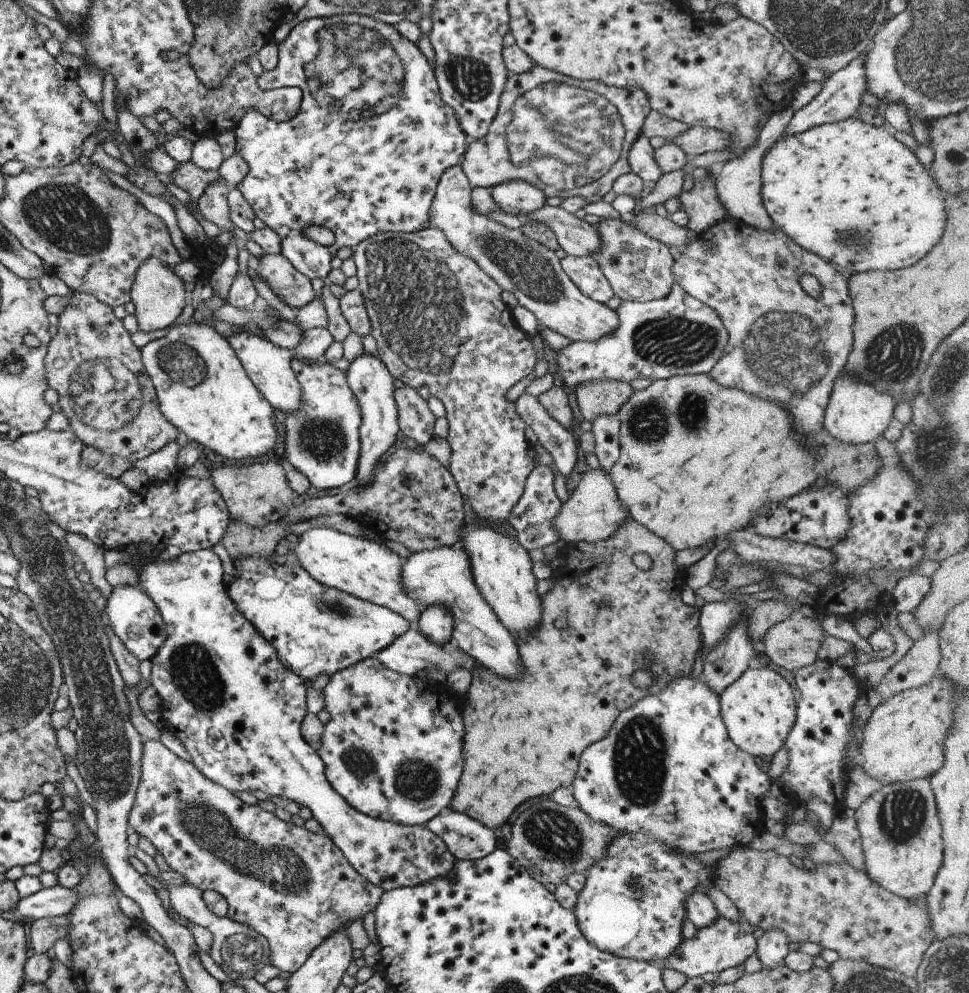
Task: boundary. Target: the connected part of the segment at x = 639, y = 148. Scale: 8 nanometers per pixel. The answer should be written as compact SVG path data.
M640 134L627 152L630 171L636 174L642 182L657 182L662 175L659 166L653 160L653 149L647 137Z

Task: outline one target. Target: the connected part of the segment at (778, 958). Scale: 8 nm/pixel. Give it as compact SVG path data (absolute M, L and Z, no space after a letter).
M769 928L763 932L756 940L754 952L763 968L777 968L783 963L783 958L789 952L787 943L785 934L777 928Z

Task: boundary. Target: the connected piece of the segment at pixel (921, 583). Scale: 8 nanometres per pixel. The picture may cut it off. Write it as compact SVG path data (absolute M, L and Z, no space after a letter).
M919 574L901 577L891 590L893 608L897 613L909 612L915 608L931 588L929 578Z

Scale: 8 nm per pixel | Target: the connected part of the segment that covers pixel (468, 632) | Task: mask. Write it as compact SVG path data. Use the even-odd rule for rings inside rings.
M459 545L445 546L431 550L422 550L414 552L406 559L402 559L401 563L401 586L403 592L417 602L417 606L422 610L427 606L443 606L449 610L451 618L453 618L453 628L451 641L465 654L473 658L480 666L487 668L489 672L495 673L503 680L515 680L521 678L523 666L519 660L519 654L515 639L503 628L503 624L499 622L493 610L487 606L484 598L479 596L473 577L471 576L471 568L469 568L469 558L463 552Z

